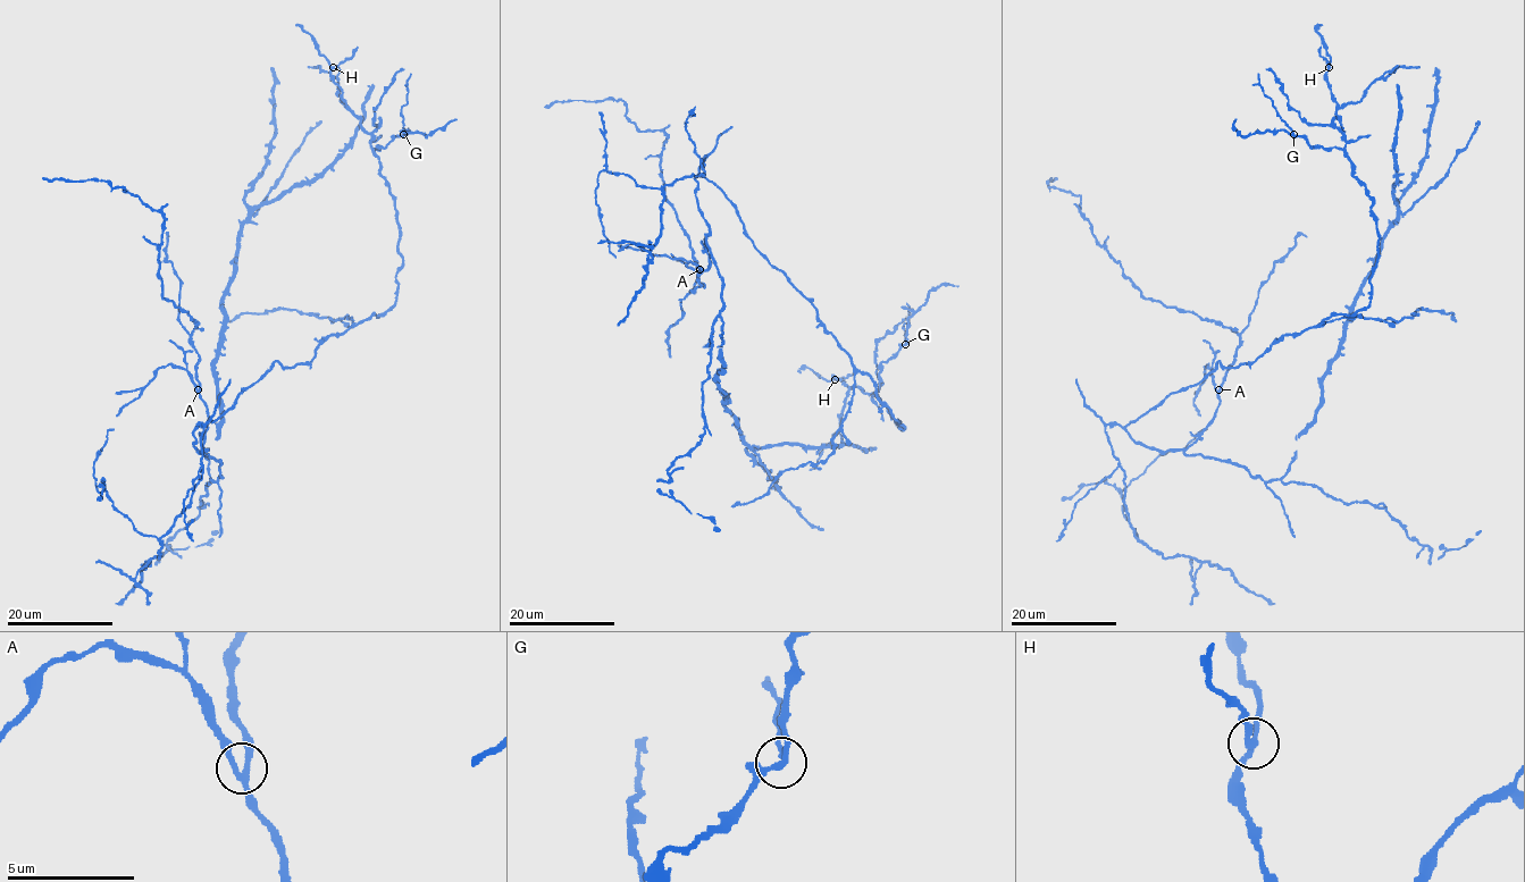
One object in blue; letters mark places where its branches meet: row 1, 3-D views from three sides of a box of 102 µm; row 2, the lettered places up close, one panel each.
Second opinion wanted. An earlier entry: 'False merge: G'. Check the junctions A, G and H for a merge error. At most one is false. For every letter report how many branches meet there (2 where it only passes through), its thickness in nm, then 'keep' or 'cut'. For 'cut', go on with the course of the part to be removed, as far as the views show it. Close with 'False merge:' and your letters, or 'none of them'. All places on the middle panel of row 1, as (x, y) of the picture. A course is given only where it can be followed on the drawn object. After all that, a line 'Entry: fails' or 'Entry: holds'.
A: 3 branches meet; 200 nm thick; keep
G: 3 branches meet; 200 nm thick; cut; foreign part runs (905, 344), (903, 326), (910, 322), (908, 311), (913, 309)
H: 3 branches meet; 240 nm thick; keep
False merge: G
Entry: holds

